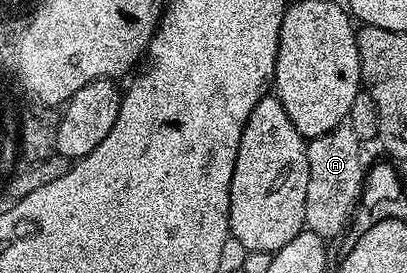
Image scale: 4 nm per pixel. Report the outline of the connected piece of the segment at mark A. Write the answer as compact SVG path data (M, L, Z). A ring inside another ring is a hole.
M346 124L308 141L309 192L305 192L305 226L325 240L338 239L346 231L359 205L365 177L362 149L359 137Z

